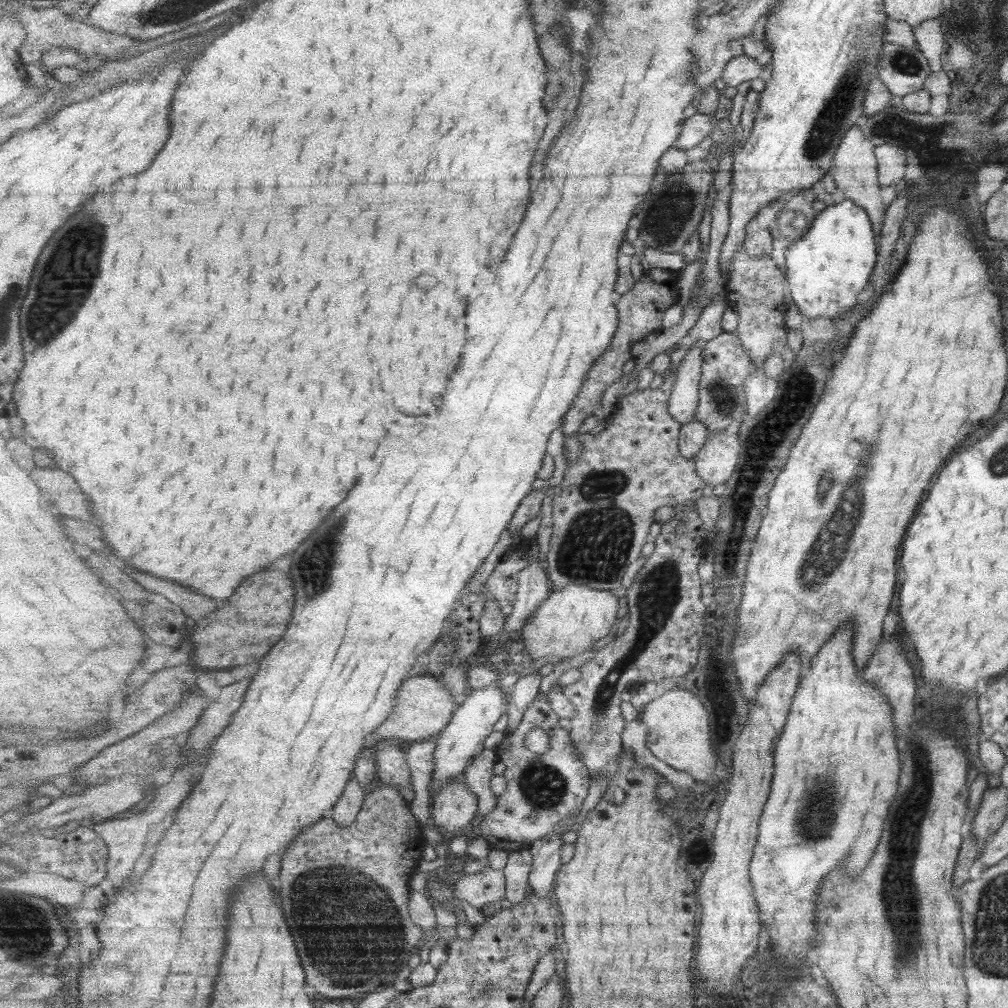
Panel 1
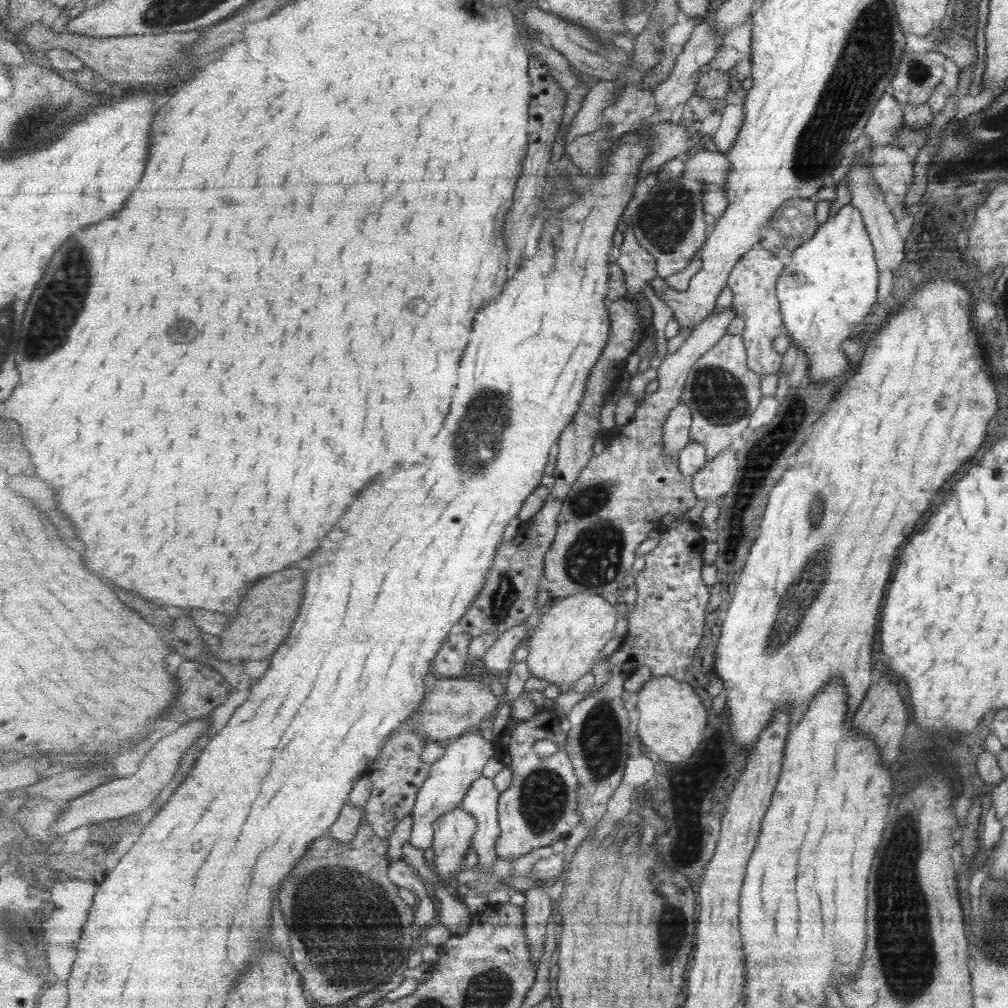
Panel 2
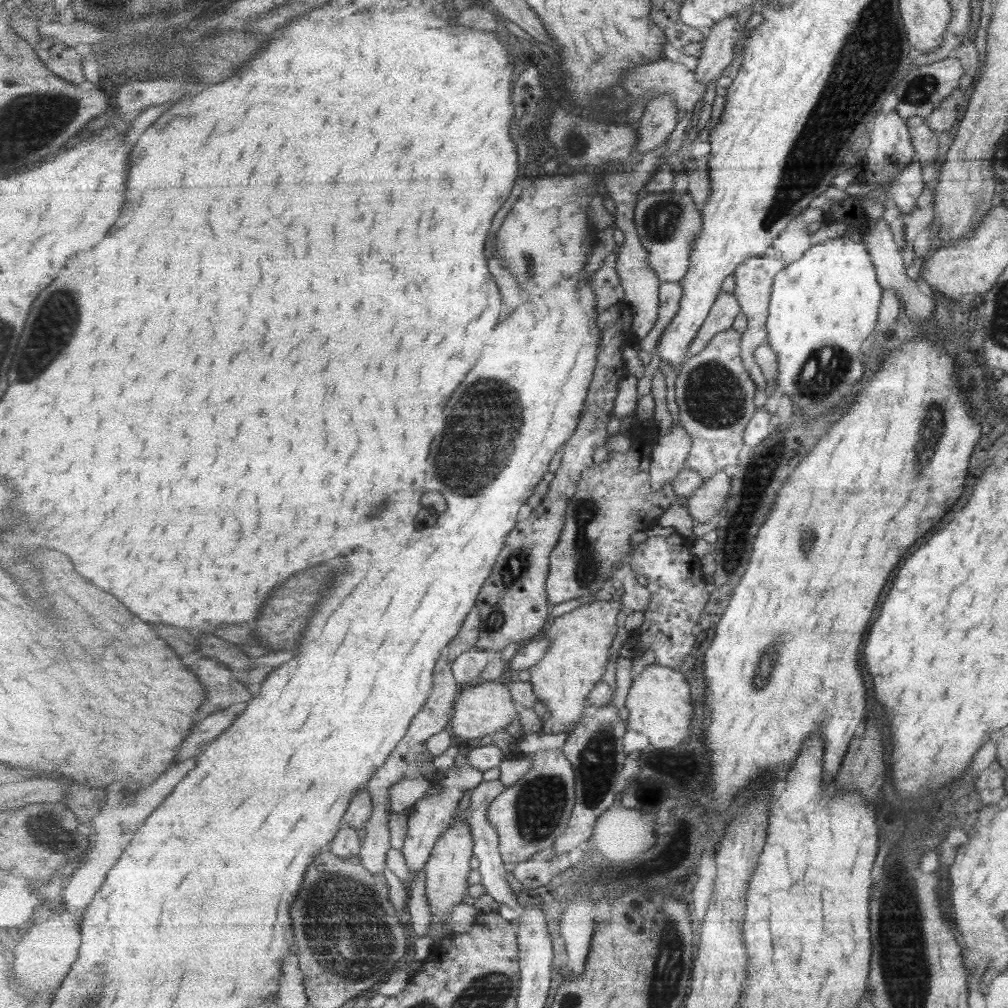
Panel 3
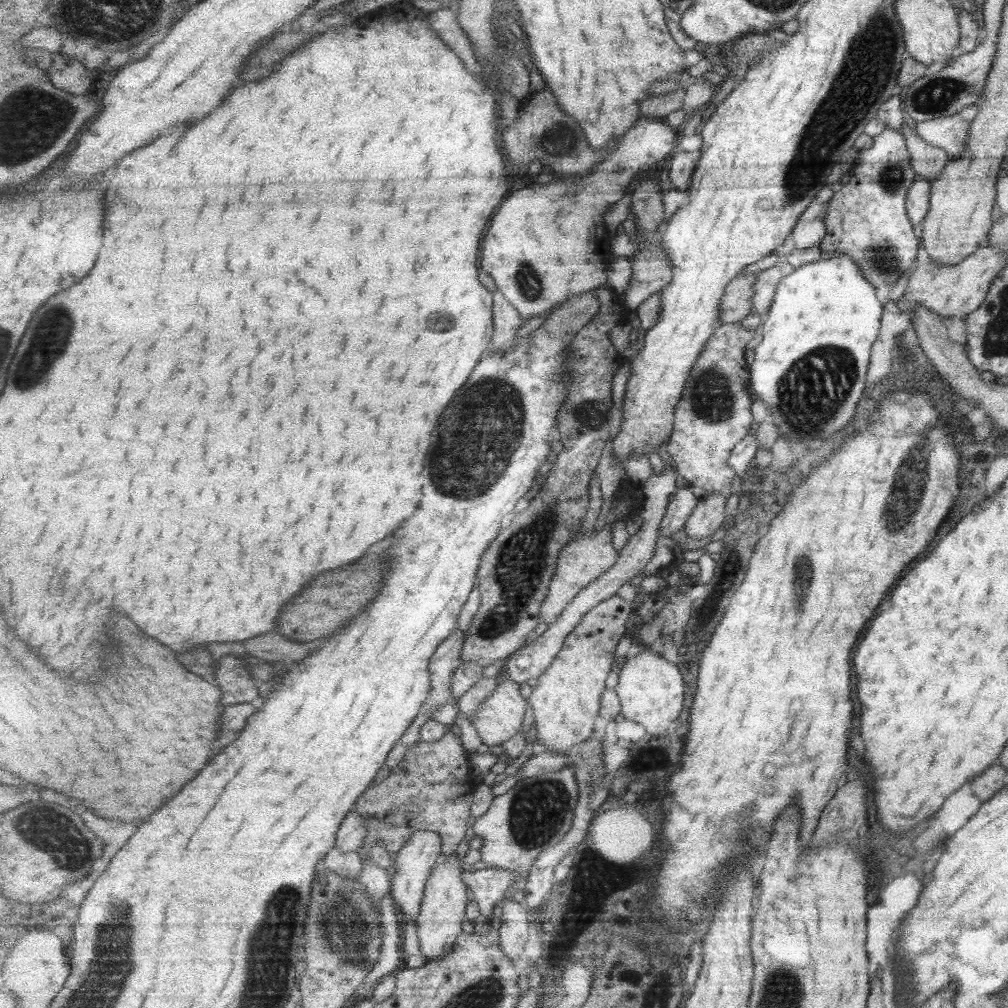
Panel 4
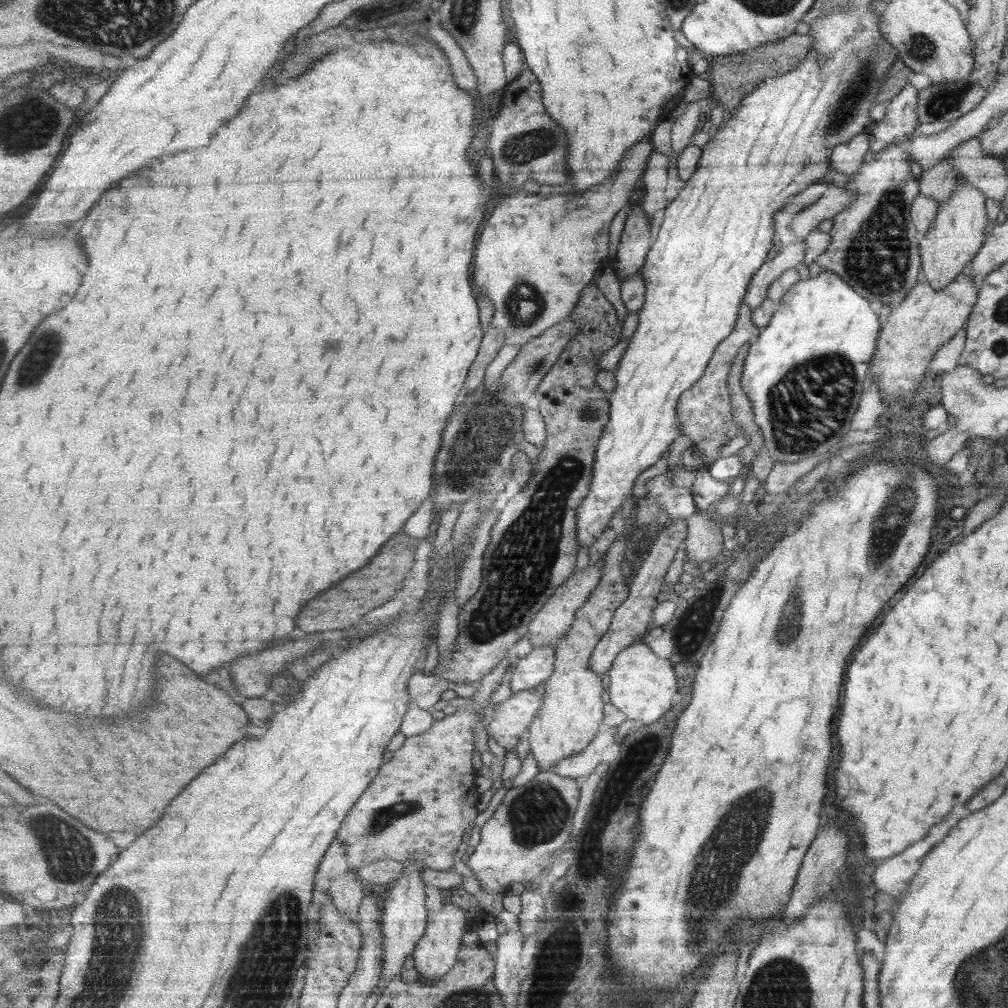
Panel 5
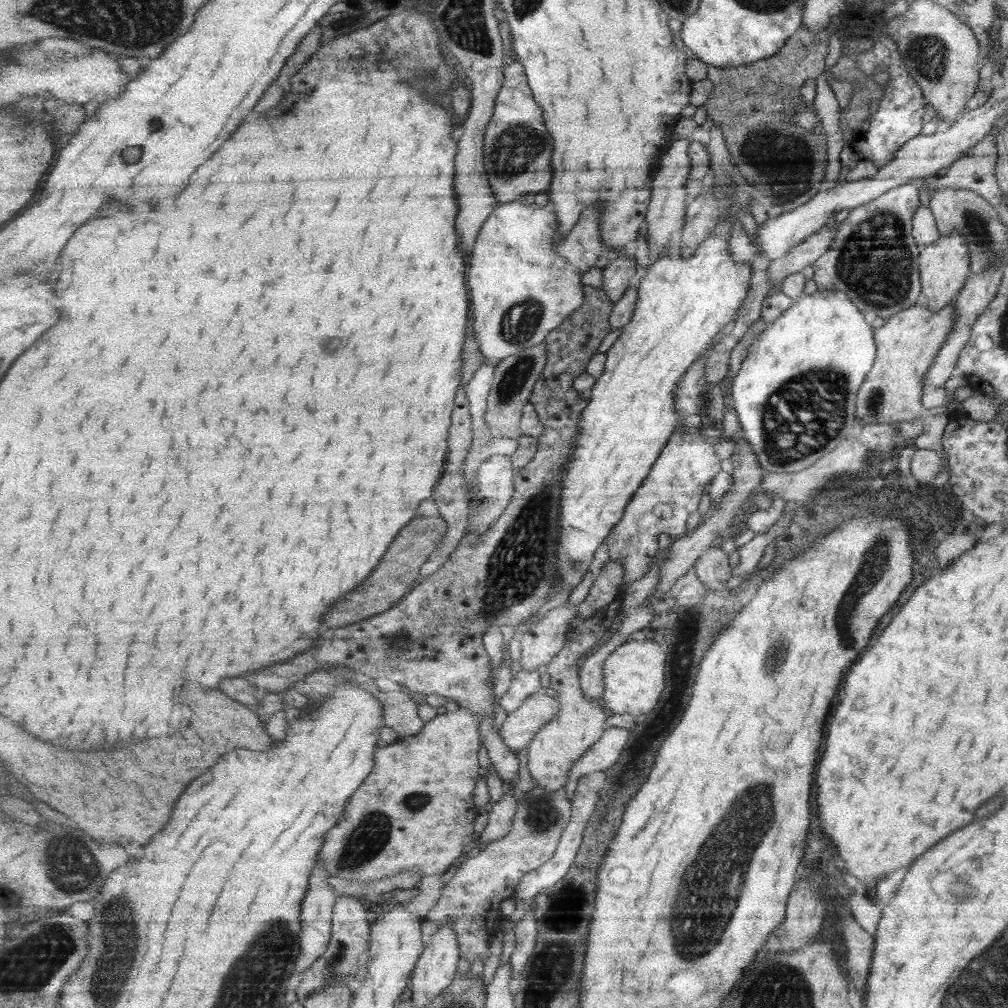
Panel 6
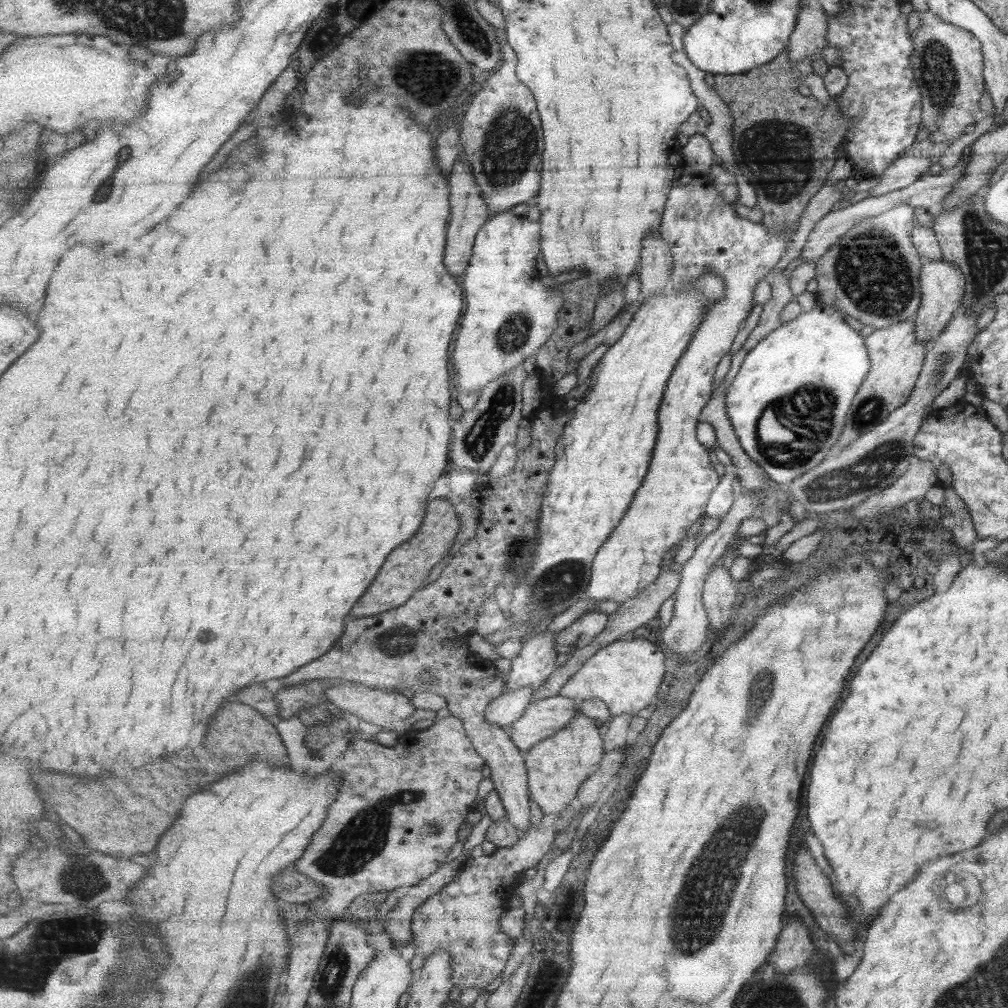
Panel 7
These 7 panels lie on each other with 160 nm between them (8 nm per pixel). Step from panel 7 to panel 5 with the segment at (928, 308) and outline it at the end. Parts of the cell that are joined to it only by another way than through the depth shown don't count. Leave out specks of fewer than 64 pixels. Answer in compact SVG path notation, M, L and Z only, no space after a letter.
M965 181L962 185L956 183L945 202L937 202L933 223L926 234L919 236L918 240L920 267L926 283L933 290L941 290L947 286L948 282L965 269L979 250L985 234L989 232L987 228L993 225L986 216L985 199L986 196L980 190Z

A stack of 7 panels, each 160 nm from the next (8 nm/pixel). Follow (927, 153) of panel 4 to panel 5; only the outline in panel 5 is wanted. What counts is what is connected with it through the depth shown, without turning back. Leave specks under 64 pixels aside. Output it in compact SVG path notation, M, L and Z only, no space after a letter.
M949 159L941 160L937 165L922 171L917 180L918 192L936 203L945 202L955 188L956 173Z

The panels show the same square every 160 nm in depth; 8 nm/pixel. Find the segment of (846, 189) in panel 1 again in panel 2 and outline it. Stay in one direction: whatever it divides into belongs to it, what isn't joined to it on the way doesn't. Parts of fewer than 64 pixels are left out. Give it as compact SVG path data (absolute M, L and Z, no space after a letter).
M860 157L855 159L852 167L847 171L845 179L848 180L850 203L859 212L865 232L874 250L874 259L878 272L883 270L896 270L903 260L903 239L895 229L896 222L891 215L889 206L884 202L883 195L875 184L870 164L861 165Z

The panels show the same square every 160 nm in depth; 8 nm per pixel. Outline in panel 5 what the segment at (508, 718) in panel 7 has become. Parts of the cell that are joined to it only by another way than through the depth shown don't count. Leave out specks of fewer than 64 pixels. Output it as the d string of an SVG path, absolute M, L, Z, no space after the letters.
M558 643L534 648L525 658L515 658L510 686L512 693L534 690L545 683L555 670L556 648Z

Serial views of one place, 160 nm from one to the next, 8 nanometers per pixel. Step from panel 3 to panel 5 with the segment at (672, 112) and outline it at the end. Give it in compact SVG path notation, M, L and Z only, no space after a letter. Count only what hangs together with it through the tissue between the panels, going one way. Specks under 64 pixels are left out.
M652 136L643 139L639 145L632 146L626 155L627 158L623 158L618 174L608 178L605 183L592 186L591 190L581 192L583 196L569 198L571 202L569 206L565 206L565 194L555 198L543 198L519 190L517 196L505 198L505 204L501 200L501 204L497 204L493 214L489 214L486 218L477 237L473 282L479 288L479 294L489 296L489 300L493 302L497 310L493 326L505 330L507 345L523 347L551 327L562 324L563 320L567 320L569 314L575 310L581 292L592 284L595 272L610 264L609 228L617 212L623 210L625 206L631 206L630 196L635 187L641 184L649 157L655 150L651 142Z

